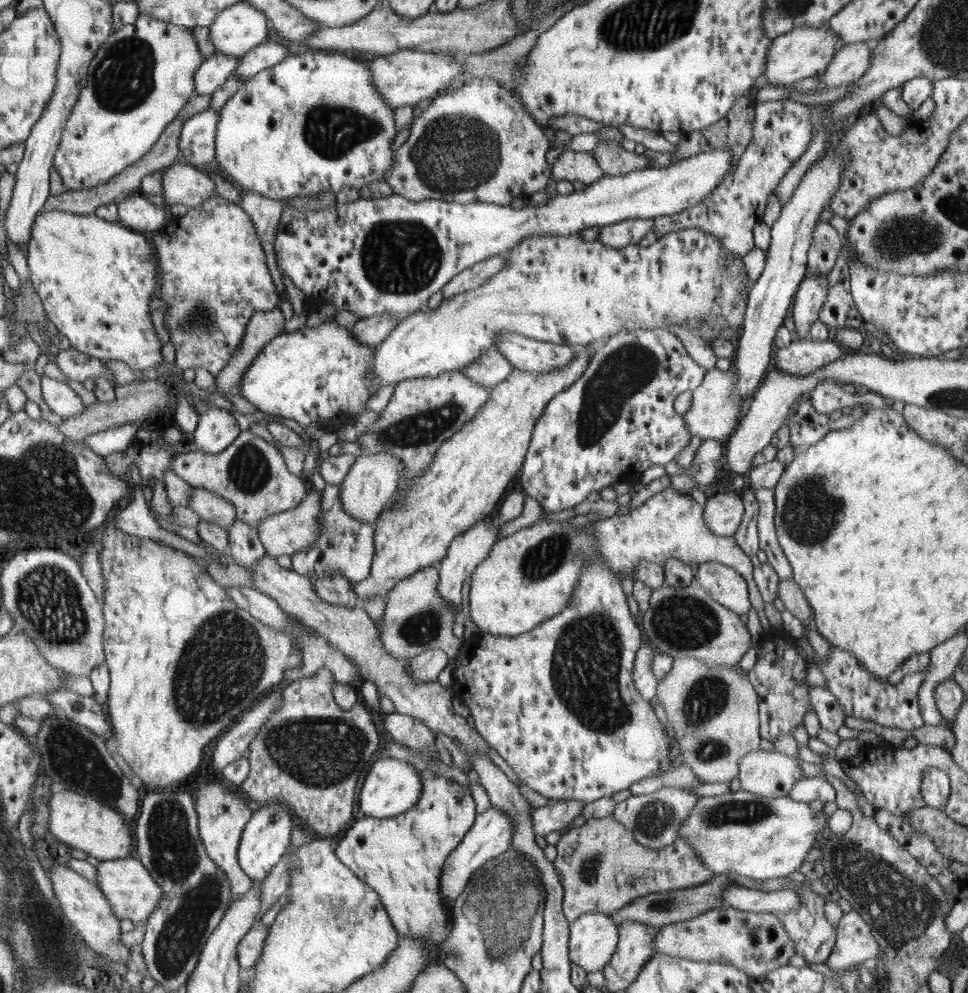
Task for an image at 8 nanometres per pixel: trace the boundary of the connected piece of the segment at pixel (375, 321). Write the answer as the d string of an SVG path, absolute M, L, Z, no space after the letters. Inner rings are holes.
M374 315L370 318L363 318L354 324L353 338L362 347L380 346L390 332L399 325L400 320L390 318L387 315Z

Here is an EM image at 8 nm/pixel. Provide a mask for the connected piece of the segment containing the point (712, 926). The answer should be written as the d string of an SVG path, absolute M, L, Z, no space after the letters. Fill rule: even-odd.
M725 905L708 909L708 911L688 920L659 927L658 935L654 935L654 957L658 954L668 954L668 956L693 959L698 962L724 960L724 962L730 962L732 966L736 966L738 970L742 970L742 972L754 977L760 977L788 964L789 958L796 952L794 942L790 940L790 934L782 926L781 919L778 918L777 914L742 911Z

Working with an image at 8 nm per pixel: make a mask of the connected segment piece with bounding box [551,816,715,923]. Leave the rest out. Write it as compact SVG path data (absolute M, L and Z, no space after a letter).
M612 816L588 819L580 828L570 827L551 852L551 861L552 865L556 867L558 876L562 876L561 883L564 887L562 911L569 923L573 923L586 913L604 913L606 915L614 913L622 907L630 905L630 901L646 894L690 889L704 885L715 877L712 870L704 868L704 864L696 856L696 850L684 838L676 838L674 843L661 849L648 848L638 843L634 839L634 834L626 826L616 822Z

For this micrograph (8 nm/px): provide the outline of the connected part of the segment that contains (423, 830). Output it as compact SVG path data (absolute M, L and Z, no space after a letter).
M430 774L421 778L421 784L422 796L418 797L416 805L412 806L409 810L406 810L406 813L398 814L397 817L391 819L365 817L363 820L358 820L352 823L352 828L348 828L346 830L346 834L338 840L336 854L340 861L345 863L346 866L349 866L350 870L353 870L355 875L358 875L358 878L364 880L364 882L370 887L373 887L374 890L377 891L377 894L381 896L381 902L385 903L385 909L388 911L389 917L392 919L393 925L398 929L398 934L400 934L400 936L406 935L408 937L420 937L422 941L426 941L426 943L428 943L428 949L430 949L430 962L424 966L424 968L428 968L428 966L432 965L432 963L442 962L442 943L444 943L444 941L448 938L448 928L452 926L453 920L453 912L451 908L446 906L446 904L442 904L440 878L442 869L445 868L445 862L448 860L450 853L454 852L454 849L456 849L457 846L464 840L466 833L468 833L474 826L474 816L476 816L477 812L474 812L474 800L472 800L472 796L470 796L468 788L460 786L459 784L456 784L456 782L450 782L448 778L440 776L434 777Z

